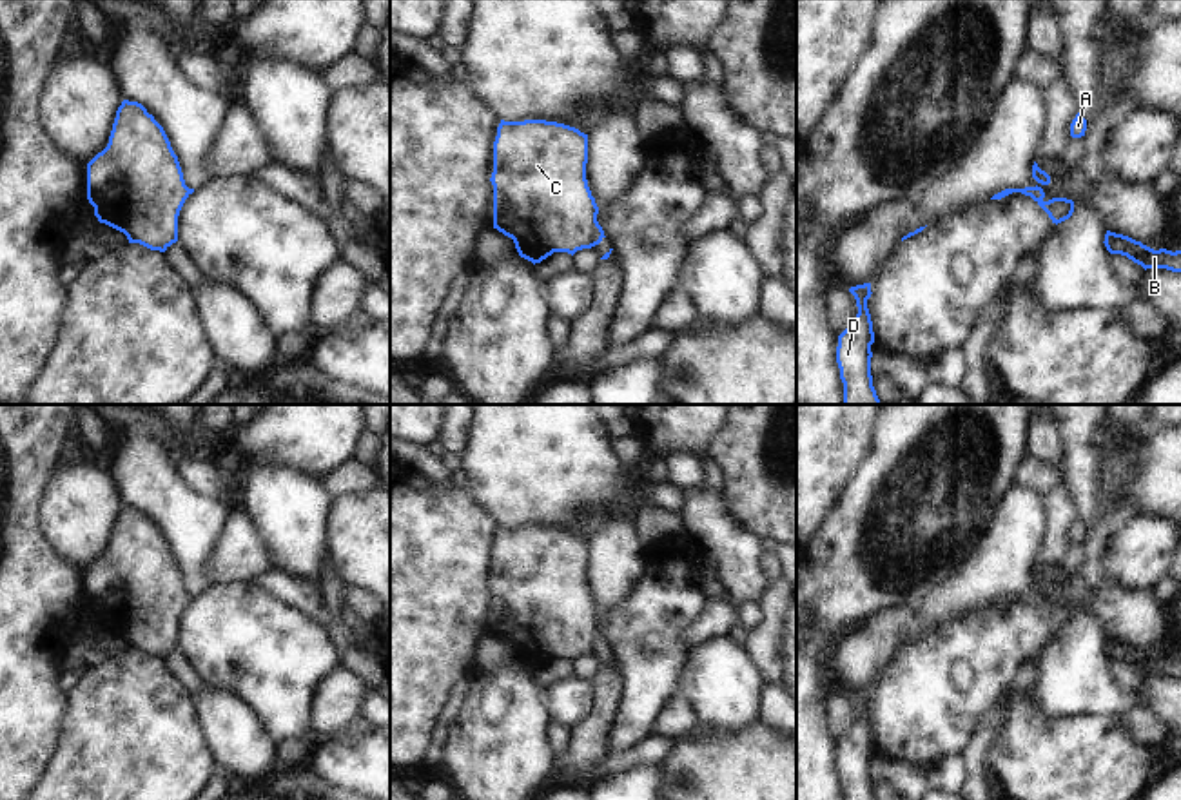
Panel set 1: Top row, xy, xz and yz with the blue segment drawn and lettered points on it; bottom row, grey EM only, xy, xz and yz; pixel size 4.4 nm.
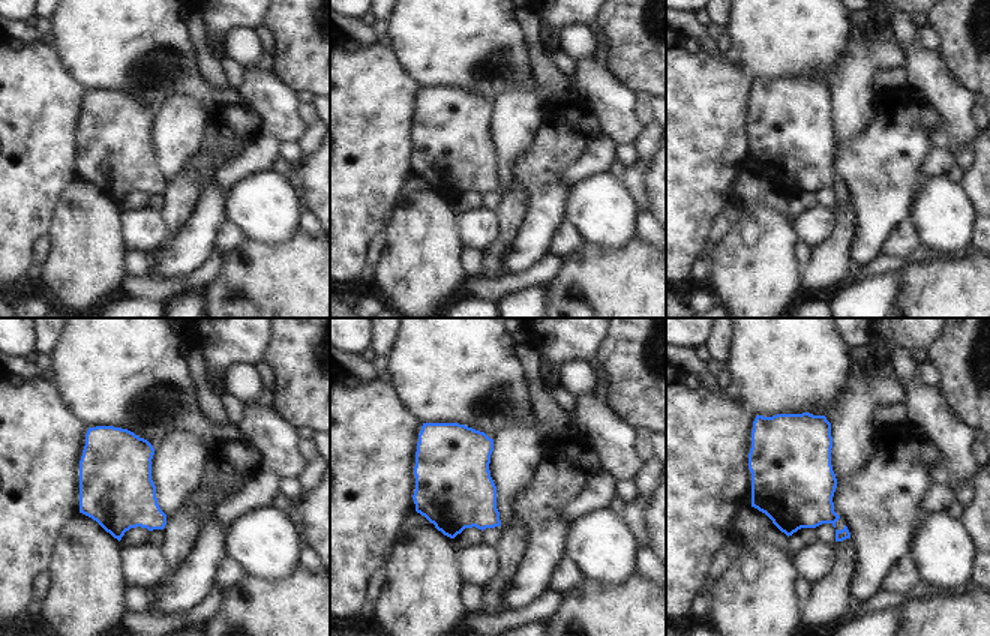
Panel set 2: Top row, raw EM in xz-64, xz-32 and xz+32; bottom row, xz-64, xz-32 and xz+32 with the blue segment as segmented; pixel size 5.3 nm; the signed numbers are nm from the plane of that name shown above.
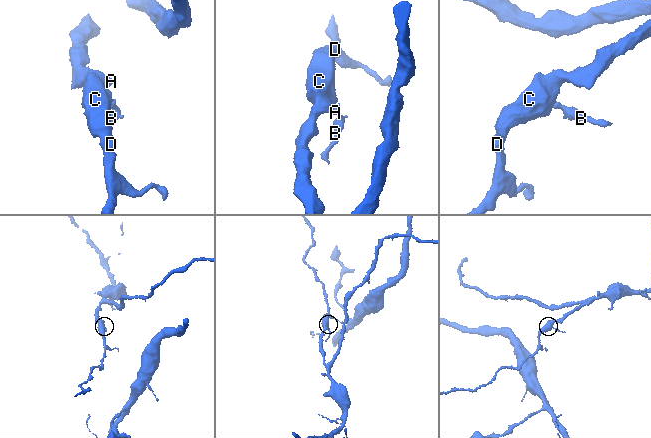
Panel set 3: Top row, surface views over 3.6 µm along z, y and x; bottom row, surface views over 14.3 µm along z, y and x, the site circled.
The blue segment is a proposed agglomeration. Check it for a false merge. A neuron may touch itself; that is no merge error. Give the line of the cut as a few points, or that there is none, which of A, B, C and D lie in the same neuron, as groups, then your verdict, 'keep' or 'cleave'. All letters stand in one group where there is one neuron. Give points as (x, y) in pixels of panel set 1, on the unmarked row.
cut in xz along (595, 624), (592, 652); A C D / B; cleave

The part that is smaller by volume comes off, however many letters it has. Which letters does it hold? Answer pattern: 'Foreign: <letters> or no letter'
Foreign: B

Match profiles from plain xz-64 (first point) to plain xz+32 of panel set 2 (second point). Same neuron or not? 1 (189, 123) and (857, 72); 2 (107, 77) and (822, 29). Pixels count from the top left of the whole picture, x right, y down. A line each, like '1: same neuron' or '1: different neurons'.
1: same neuron
2: same neuron

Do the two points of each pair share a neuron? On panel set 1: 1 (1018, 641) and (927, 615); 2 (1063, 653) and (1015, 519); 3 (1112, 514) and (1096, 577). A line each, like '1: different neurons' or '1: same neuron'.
1: different neurons
2: different neurons
3: same neuron

